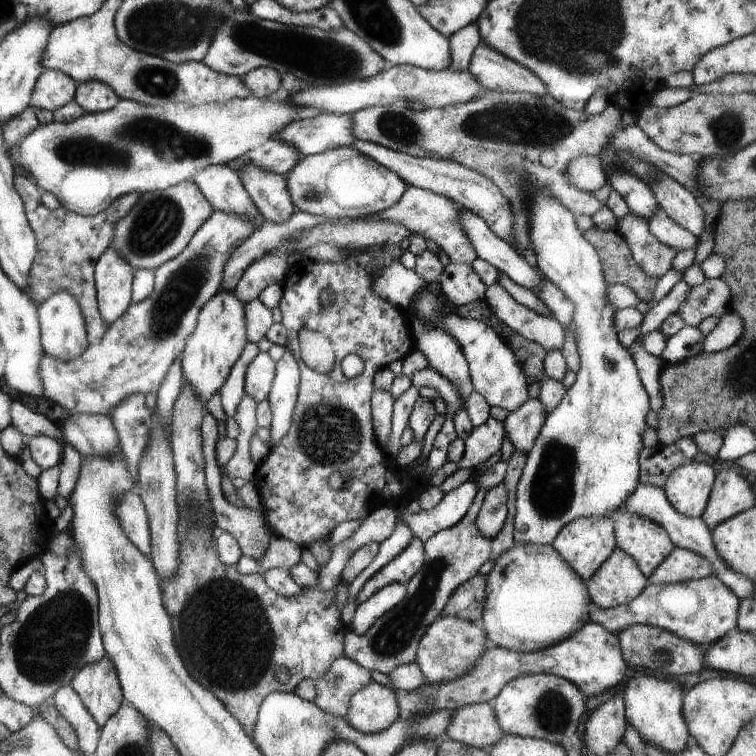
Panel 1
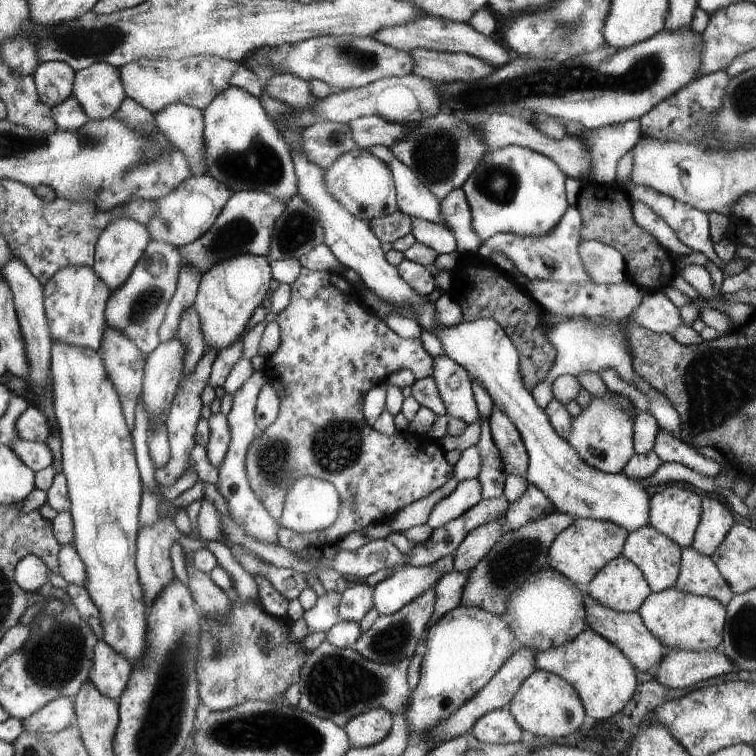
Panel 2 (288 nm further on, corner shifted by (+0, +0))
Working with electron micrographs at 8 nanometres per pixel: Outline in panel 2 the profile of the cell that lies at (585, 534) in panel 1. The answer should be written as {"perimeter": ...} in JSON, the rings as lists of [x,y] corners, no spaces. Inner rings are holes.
{"perimeter":[[[579,518],[575,520],[569,528],[565,528],[563,532],[559,532],[559,536],[555,536],[555,540],[549,544],[547,548],[547,566],[563,576],[567,576],[573,584],[579,584],[581,588],[585,588],[591,578],[615,556],[621,554],[621,546],[625,540],[627,532],[623,528],[619,528],[617,524],[611,522],[603,522],[603,520],[589,520],[589,518]]]}

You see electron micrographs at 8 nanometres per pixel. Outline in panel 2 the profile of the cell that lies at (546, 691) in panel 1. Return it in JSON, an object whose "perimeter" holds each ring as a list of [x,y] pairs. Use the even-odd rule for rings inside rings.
{"perimeter":[[[541,670],[531,672],[517,686],[515,694],[509,700],[507,712],[511,714],[511,718],[519,730],[529,730],[535,738],[545,738],[551,742],[555,742],[559,738],[569,738],[571,734],[577,734],[585,720],[585,710],[581,706],[581,700],[573,692],[573,688],[559,676],[541,672]]]}

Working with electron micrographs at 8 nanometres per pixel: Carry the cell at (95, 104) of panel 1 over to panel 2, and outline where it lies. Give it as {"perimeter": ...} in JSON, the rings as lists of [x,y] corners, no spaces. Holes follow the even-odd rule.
{"perimeter":[[[91,64],[91,68],[77,72],[73,96],[91,120],[107,118],[119,112],[123,100],[127,100],[119,70],[107,64]]]}

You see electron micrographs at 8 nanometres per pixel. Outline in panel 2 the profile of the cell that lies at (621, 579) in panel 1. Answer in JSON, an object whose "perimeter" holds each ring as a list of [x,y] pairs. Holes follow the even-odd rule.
{"perimeter":[[[621,554],[611,558],[585,586],[585,594],[613,612],[637,612],[649,594],[649,586],[635,564]]]}

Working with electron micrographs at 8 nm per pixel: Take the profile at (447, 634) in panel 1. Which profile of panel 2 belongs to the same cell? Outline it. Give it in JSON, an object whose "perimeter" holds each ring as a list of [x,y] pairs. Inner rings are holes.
{"perimeter":[[[463,604],[439,616],[427,630],[421,646],[419,682],[411,692],[411,706],[407,708],[407,722],[411,730],[411,744],[417,744],[419,732],[433,726],[437,720],[451,714],[477,690],[481,690],[491,676],[511,656],[511,632],[503,616],[493,616],[479,608],[465,608]]]}

